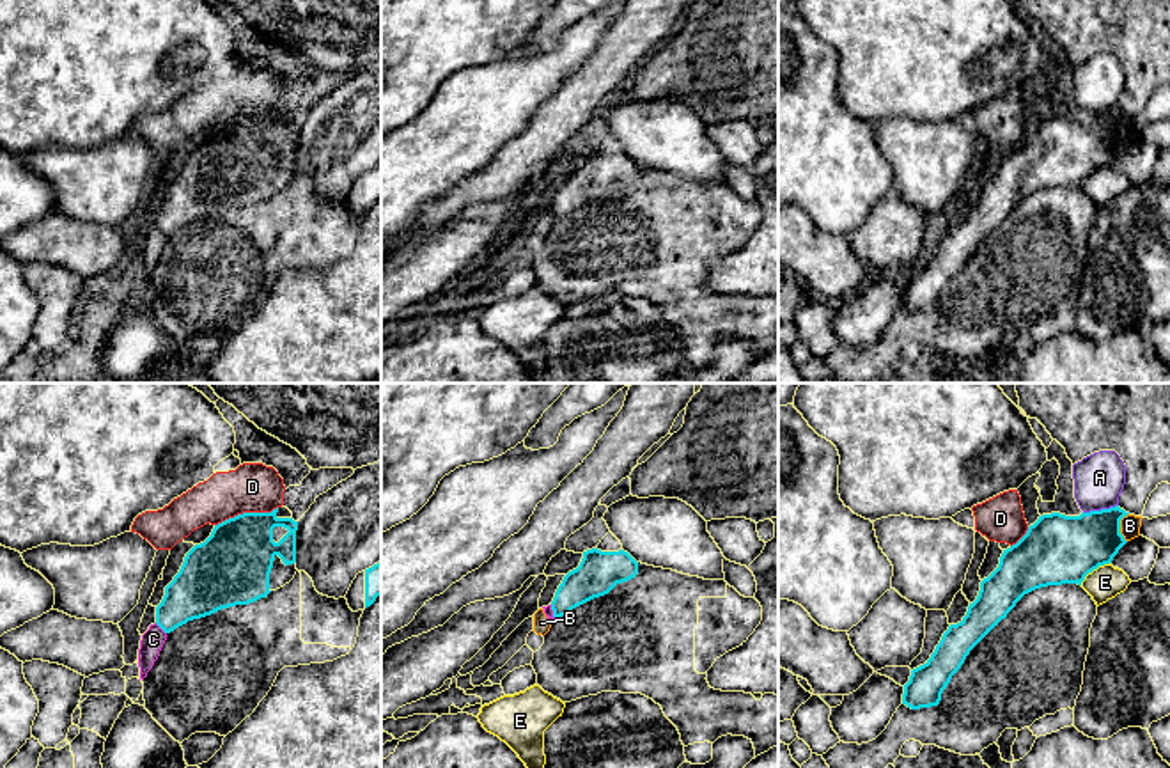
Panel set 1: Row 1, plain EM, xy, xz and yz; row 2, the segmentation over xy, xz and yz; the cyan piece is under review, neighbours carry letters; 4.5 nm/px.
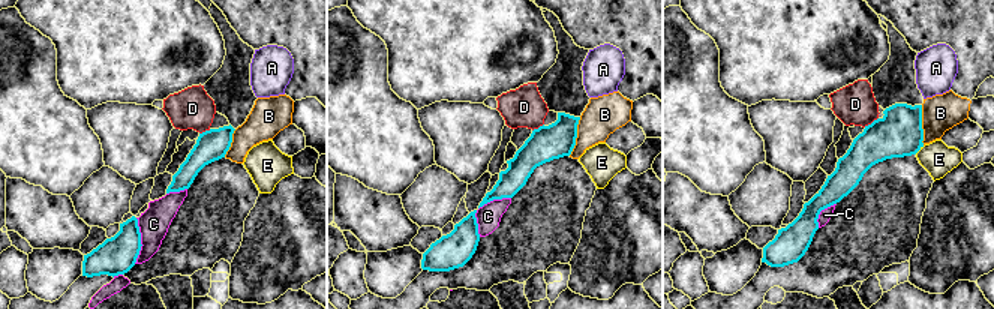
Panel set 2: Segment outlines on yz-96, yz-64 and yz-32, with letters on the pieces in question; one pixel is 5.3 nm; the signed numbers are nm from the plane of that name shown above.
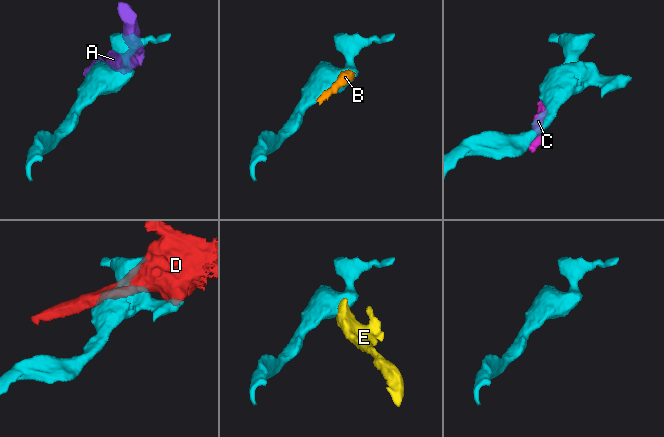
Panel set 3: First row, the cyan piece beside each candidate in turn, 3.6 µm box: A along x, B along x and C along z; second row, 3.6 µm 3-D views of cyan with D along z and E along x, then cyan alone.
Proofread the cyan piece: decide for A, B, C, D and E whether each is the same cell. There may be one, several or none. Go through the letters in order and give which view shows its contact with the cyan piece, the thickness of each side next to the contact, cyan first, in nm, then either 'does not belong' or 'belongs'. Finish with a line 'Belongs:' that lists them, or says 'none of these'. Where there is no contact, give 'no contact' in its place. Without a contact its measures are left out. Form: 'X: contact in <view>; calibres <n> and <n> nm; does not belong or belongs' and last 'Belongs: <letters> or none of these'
A: contact in yz; calibres 300 and 220 nm; does not belong
B: contact in yz; calibres 280 and 100 nm; does not belong
C: contact in xy; calibres 240 and 100 nm; does not belong
D: contact in xy; calibres 340 and 220 nm; does not belong
E: contact in yz; calibres 320 and 150 nm; does not belong
Belongs: none of these

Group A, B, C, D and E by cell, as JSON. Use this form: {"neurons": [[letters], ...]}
{"neurons": [["A"], ["B", "C"], ["D"], ["E"]]}

